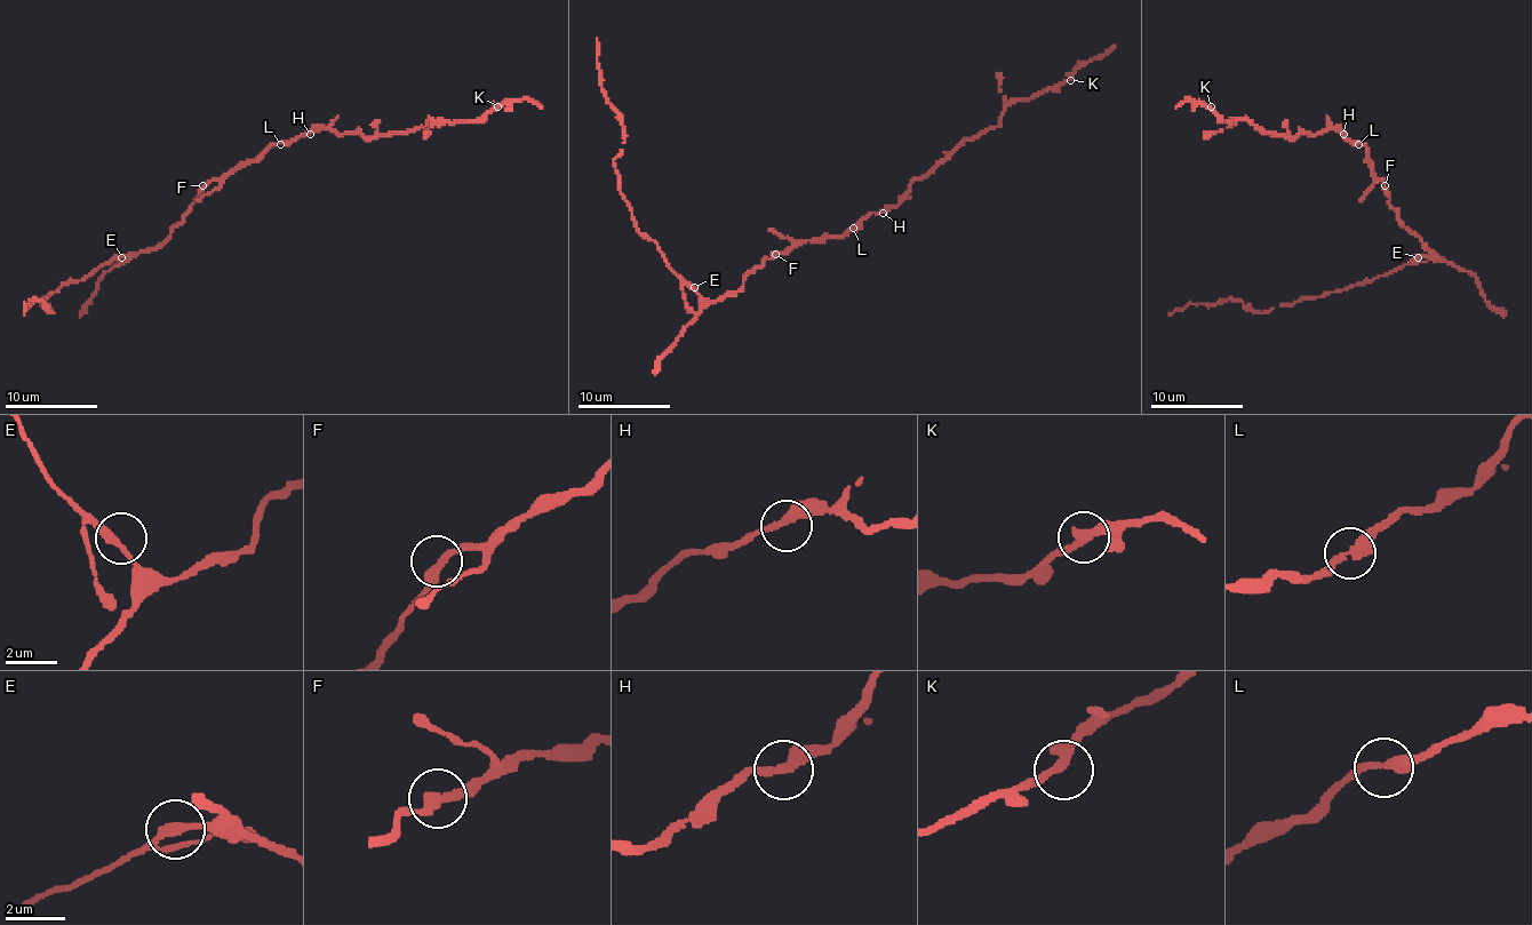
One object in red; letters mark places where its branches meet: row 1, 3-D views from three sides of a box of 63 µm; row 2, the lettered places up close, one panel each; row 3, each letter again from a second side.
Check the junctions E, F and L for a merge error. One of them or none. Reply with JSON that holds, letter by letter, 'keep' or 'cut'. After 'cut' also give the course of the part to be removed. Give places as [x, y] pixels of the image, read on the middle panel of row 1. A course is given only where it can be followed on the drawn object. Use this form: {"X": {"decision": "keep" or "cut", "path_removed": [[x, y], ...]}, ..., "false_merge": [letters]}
{"E": {"decision": "keep"}, "F": {"decision": "keep"}, "L": {"decision": "keep"}, "false_merge": []}

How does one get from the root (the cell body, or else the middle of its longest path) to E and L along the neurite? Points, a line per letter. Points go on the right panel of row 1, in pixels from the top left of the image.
E: (1385, 188), (1396, 217), (1431, 253), (1418, 257)
L: (1385, 188), (1371, 172), (1369, 150), (1359, 143)

